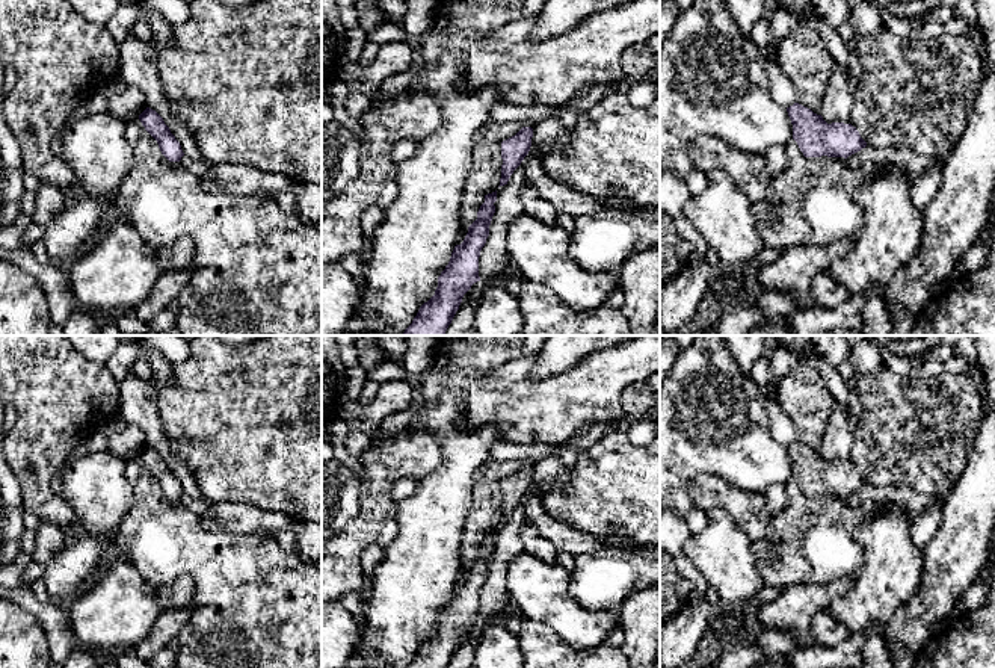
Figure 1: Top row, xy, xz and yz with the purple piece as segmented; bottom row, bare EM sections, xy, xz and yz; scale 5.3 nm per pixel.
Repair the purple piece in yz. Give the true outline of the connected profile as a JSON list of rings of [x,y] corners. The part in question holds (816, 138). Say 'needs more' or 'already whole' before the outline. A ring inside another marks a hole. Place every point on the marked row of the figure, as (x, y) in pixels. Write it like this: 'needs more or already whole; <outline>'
already whole; [[[799,103],[787,107],[787,112],[793,124],[793,139],[805,157],[847,159],[867,147],[867,142],[852,124],[827,124],[821,115]]]

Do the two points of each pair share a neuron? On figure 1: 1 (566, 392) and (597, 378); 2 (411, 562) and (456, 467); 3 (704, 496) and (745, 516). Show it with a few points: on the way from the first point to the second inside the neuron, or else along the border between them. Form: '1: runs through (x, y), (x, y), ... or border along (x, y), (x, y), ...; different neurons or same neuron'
1: runs through (574, 392), (583, 392), (589, 386); same neuron
2: runs through (429, 538), (431, 522), (447, 491); same neuron
3: runs through (714, 496), (725, 496), (734, 505); same neuron

